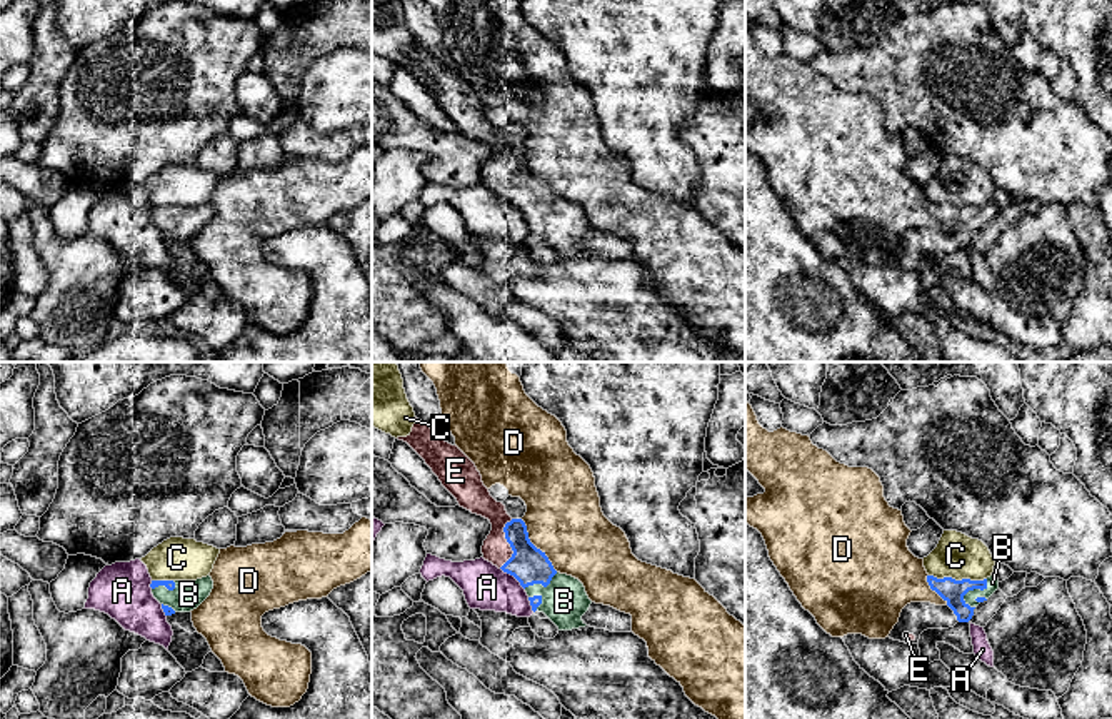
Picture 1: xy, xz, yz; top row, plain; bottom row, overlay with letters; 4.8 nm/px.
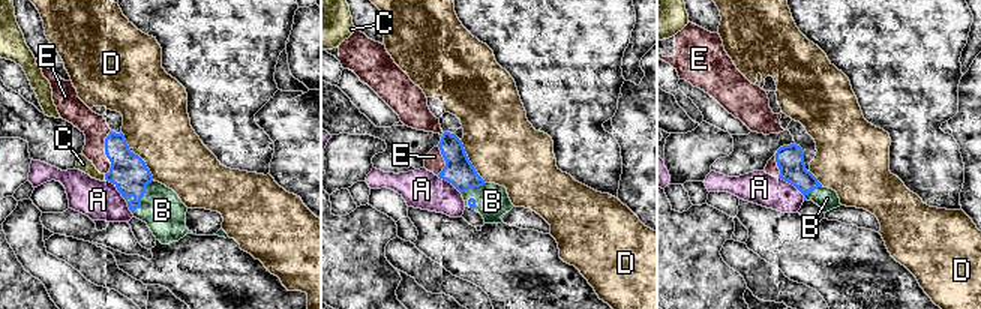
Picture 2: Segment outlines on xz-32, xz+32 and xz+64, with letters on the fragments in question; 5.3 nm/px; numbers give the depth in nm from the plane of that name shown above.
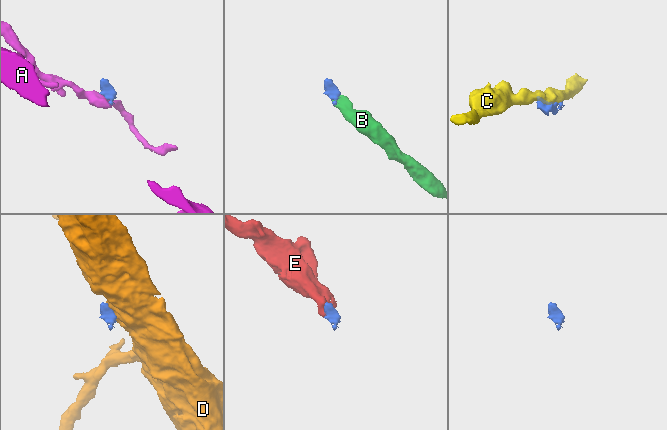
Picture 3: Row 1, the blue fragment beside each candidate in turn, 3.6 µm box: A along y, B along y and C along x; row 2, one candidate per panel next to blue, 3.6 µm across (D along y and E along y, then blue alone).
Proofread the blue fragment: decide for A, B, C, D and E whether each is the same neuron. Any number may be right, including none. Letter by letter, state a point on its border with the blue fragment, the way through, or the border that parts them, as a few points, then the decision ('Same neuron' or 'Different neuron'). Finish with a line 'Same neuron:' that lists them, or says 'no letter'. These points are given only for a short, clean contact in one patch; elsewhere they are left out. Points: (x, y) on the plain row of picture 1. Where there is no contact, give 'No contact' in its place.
A: Touches blue at xz (514, 202). Different neuron
B: Touches blue at yz (974, 214). Path across: yz (952, 217), (974, 214), (984, 216), (992, 209). Same neuron
C: Touches blue at yz (957, 207). Different neuron
D: Touches blue at xz (534, 172). Boundary: xz (520, 145), (527, 155), (527, 164), (557, 197). Different neuron
E: Touches blue at xz (507, 167). Same neuron
Same neuron: B, E

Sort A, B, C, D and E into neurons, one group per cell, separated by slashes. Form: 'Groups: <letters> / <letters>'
Groups: A / B E / C / D

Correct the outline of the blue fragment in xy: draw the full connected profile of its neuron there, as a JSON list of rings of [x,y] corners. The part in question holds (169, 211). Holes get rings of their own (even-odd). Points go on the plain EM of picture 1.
[[[210,202],[197,207],[152,207],[153,224],[162,230],[165,242],[197,235],[212,219]]]

